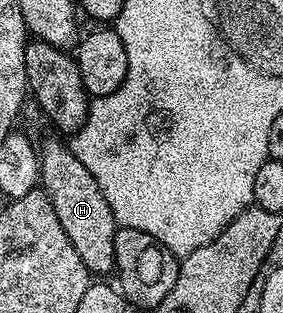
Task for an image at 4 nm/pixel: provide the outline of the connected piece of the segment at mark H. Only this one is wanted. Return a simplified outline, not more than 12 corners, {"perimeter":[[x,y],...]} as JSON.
{"perimeter":[[69,143],[40,144],[40,187],[92,274],[115,271],[114,215]]}

